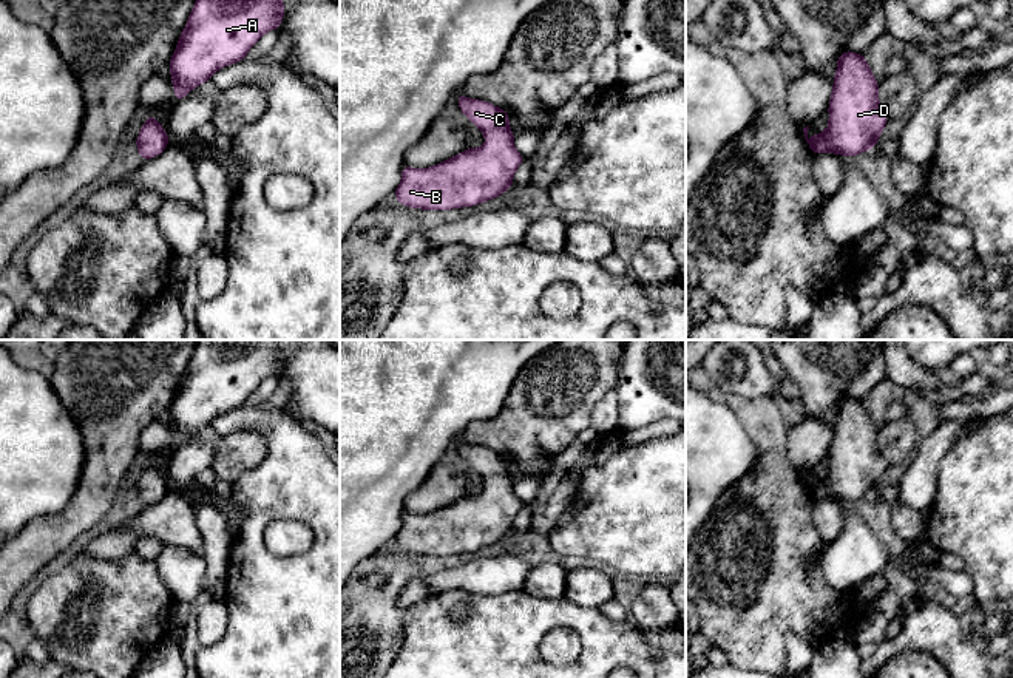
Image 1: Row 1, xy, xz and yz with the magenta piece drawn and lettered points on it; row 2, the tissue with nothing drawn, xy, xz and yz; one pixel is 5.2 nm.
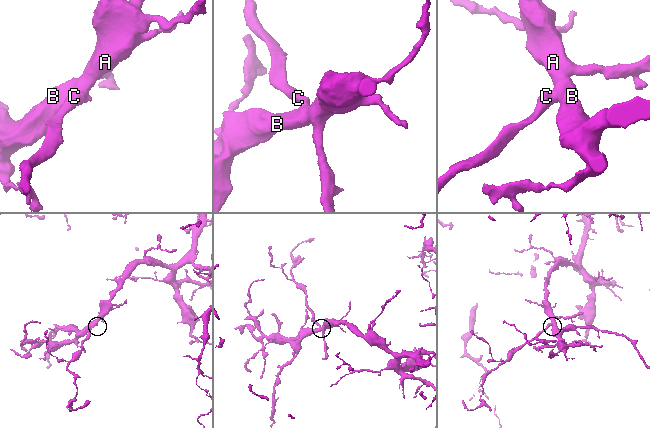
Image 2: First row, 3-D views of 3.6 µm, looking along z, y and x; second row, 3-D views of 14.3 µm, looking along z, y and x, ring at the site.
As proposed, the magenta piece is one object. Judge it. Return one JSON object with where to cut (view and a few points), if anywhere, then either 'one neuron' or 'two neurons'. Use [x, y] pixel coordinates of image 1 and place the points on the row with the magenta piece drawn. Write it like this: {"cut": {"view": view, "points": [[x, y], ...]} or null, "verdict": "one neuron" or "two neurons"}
{"cut": null, "verdict": "one neuron"}

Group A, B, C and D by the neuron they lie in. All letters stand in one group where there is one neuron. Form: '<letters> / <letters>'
A B C D

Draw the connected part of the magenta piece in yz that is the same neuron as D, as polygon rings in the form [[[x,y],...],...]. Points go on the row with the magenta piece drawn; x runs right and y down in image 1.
[[[843,51],[835,62],[834,88],[829,99],[829,122],[825,133],[808,137],[809,127],[803,128],[805,139],[812,154],[831,151],[846,158],[872,150],[880,139],[883,127],[889,122],[879,102],[879,82],[871,73],[863,54]]]

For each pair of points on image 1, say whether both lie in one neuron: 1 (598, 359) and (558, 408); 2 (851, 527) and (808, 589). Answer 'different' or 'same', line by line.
1: same
2: different

